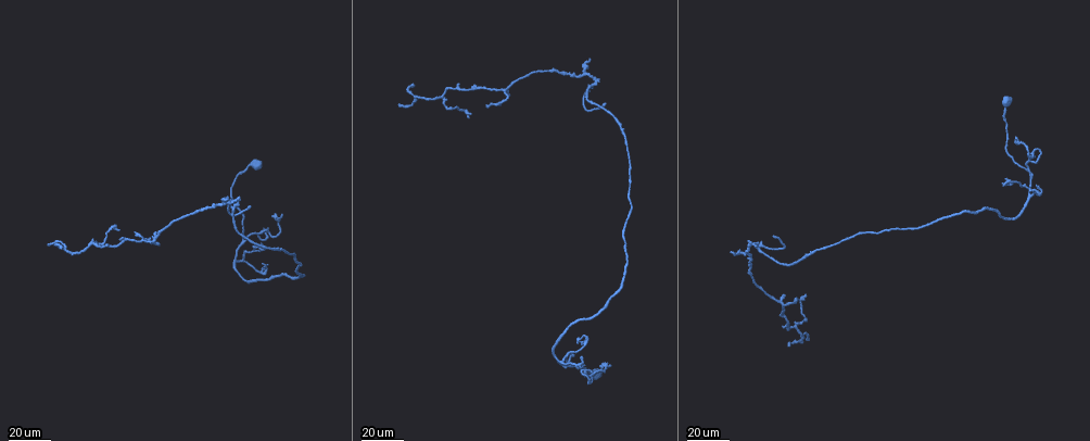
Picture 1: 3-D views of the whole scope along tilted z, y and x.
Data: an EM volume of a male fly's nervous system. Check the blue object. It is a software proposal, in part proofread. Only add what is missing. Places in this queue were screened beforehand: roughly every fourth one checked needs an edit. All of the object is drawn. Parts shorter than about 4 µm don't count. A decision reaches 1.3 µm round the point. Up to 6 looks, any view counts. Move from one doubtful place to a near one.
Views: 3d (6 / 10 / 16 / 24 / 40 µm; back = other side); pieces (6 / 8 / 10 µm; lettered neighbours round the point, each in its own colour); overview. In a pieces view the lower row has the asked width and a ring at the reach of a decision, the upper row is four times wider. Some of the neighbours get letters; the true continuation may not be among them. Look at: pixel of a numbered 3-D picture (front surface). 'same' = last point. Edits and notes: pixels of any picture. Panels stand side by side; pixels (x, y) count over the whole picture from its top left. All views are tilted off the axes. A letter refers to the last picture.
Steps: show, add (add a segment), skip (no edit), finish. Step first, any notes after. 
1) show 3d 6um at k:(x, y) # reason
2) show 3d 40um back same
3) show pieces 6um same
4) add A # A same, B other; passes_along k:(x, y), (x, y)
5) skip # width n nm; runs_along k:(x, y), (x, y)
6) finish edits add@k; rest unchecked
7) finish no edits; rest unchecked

show 3d 40um at 1:(249, 208) # branch stops here

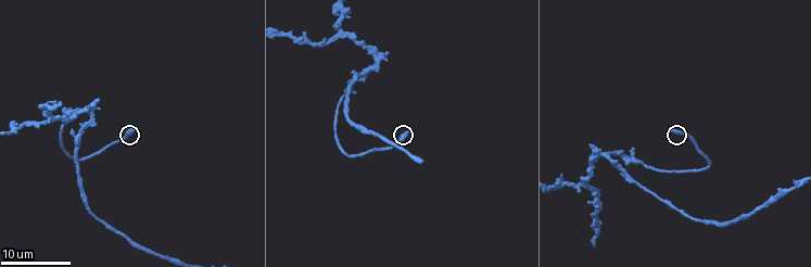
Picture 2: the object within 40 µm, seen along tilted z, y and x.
show pieces 8um at 2:(408, 131) # see the neighbours

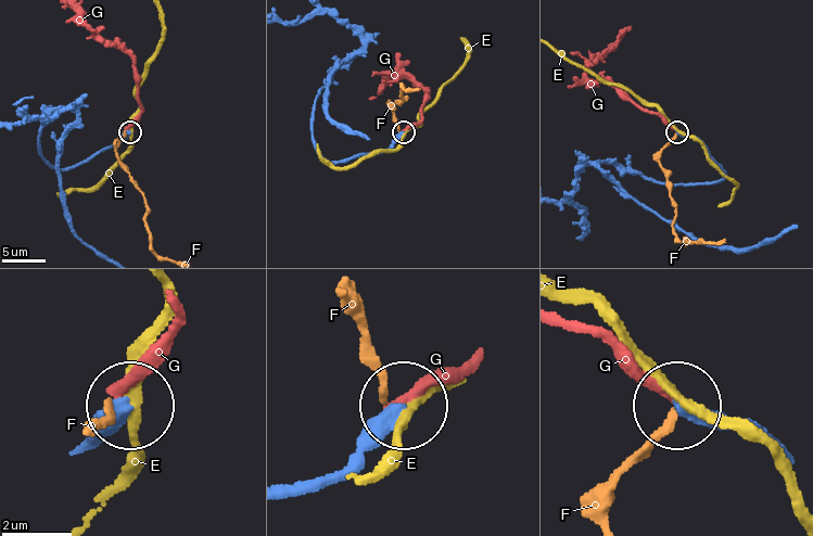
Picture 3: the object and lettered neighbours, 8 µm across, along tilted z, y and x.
skip # E other, F other, G other; runs_along 3:(39, 148), (49, 165), (75, 167), (128, 135); none of them fits

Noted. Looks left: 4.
show 3d 24um at 1:(1006, 177) # thin end

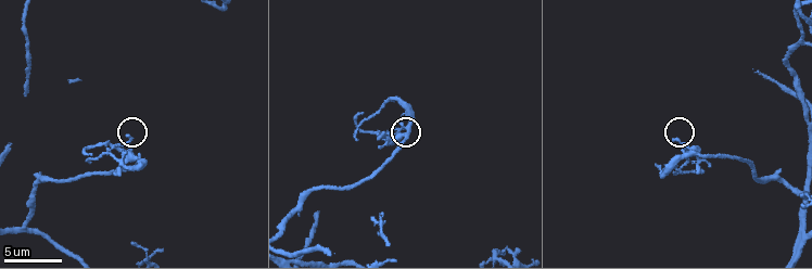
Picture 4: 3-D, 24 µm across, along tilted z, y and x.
show pieces 8um at 4:(673, 141)

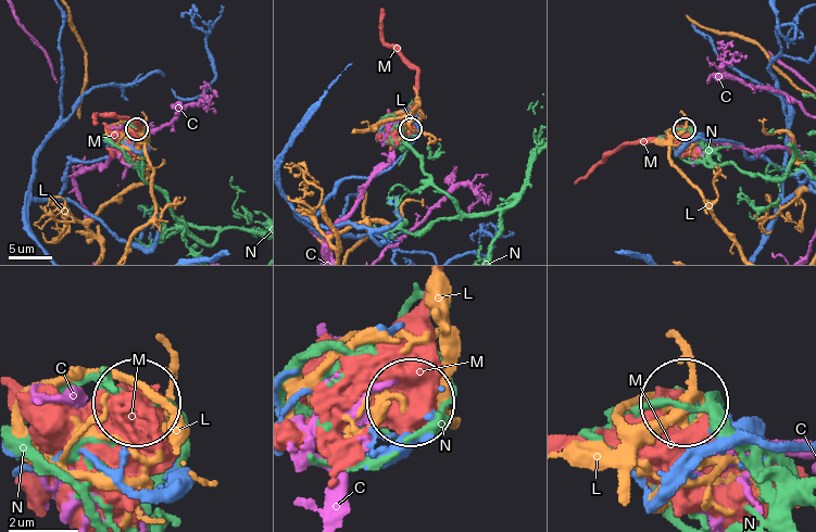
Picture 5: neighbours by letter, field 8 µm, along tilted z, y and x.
skip # C other, L other, M other, N other; no lettered segment goes on from it

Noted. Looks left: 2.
finish no edits; rest unchecked

